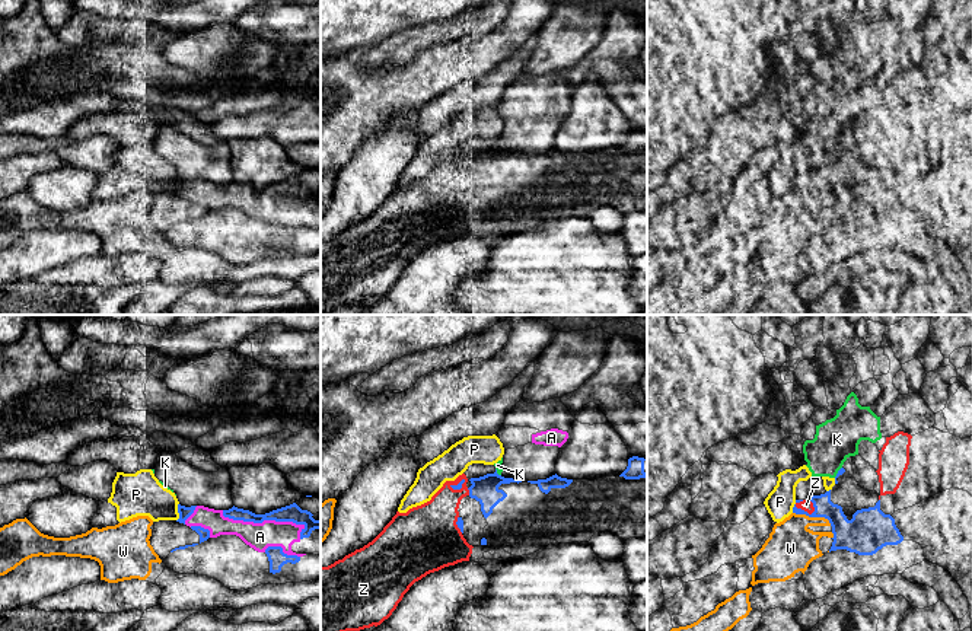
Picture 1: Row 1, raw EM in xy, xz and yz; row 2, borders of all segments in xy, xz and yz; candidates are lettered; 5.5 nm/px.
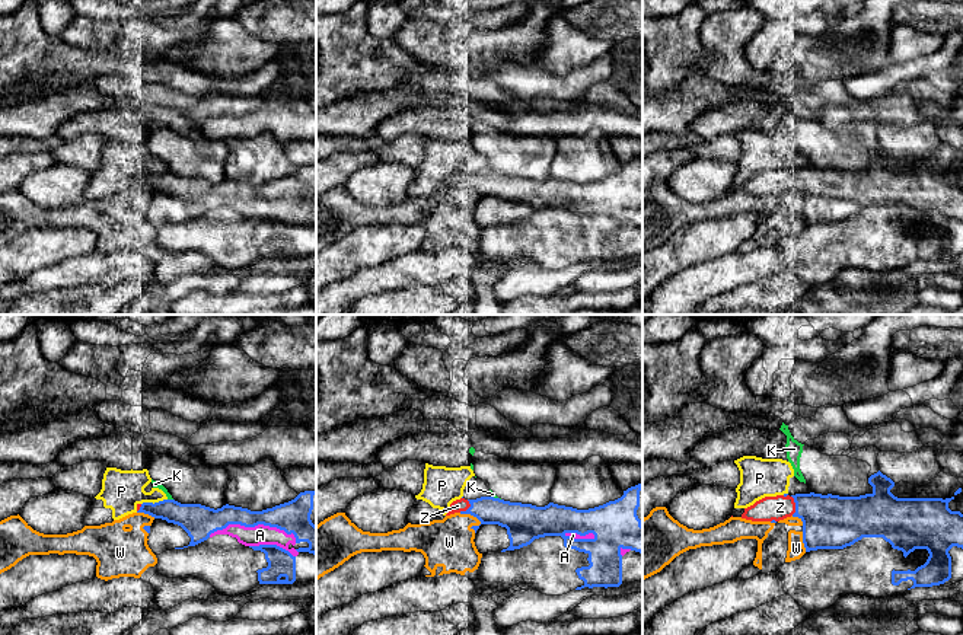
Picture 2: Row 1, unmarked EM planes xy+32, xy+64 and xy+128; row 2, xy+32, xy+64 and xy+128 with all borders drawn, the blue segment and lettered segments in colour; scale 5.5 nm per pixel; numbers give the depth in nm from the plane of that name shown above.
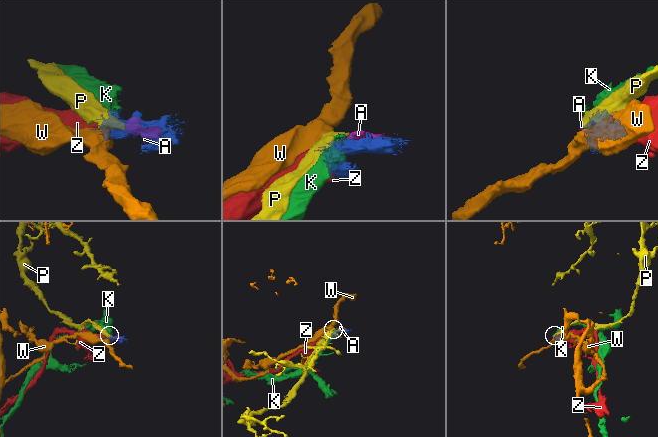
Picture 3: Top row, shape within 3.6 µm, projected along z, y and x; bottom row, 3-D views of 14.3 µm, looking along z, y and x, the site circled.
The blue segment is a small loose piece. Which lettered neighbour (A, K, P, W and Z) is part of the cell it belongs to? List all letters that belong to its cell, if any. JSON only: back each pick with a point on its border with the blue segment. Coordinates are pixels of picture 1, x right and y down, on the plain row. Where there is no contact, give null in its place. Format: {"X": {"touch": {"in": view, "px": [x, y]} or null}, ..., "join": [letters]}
{"Z": {"touch": {"in": "yz", "px": [803, 184]}}, "join": ["Z"]}

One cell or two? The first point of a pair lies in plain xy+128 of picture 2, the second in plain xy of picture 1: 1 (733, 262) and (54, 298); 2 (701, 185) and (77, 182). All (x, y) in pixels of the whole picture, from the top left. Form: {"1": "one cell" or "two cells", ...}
{"1": "two cells", "2": "one cell"}

